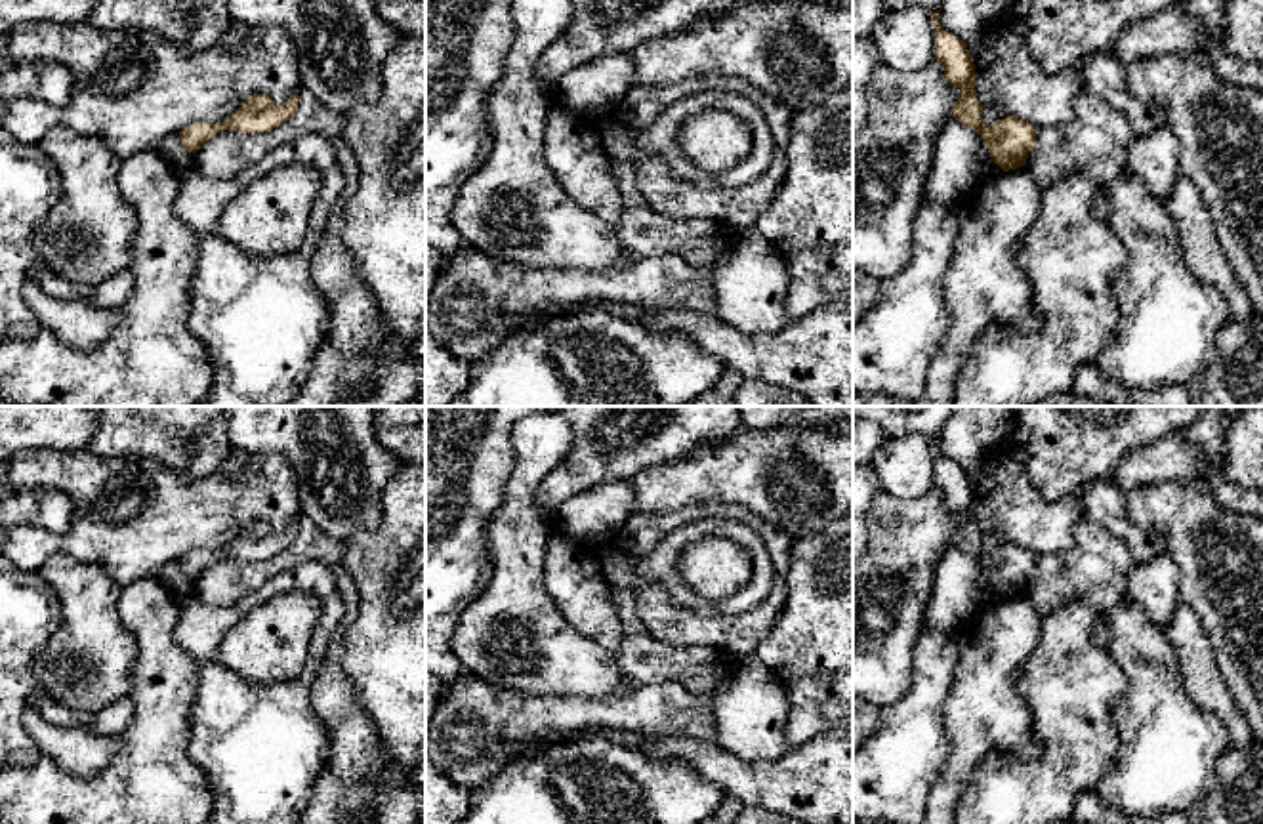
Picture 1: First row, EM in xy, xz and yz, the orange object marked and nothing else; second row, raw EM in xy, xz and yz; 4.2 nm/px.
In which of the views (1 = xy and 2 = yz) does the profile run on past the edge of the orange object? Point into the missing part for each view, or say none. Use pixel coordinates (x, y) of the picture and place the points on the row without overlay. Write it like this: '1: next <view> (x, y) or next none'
1: next none
2: next none

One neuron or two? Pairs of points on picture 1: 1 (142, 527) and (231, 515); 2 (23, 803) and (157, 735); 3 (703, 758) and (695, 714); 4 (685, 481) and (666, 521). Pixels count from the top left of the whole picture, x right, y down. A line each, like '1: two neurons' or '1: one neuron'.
1: one neuron
2: one neuron
3: two neurons
4: two neurons

